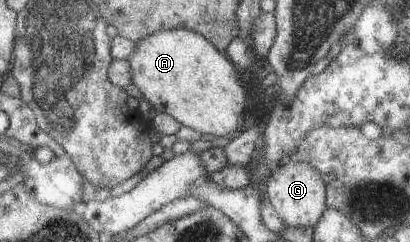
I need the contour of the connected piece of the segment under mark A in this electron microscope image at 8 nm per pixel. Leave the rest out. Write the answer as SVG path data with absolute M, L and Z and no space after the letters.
M177 27L143 37L136 43L136 52L129 62L133 69L133 84L146 96L148 102L159 113L170 114L183 126L199 131L204 138L241 134L247 112L247 92L239 80L243 70L216 48L205 35L185 27Z

